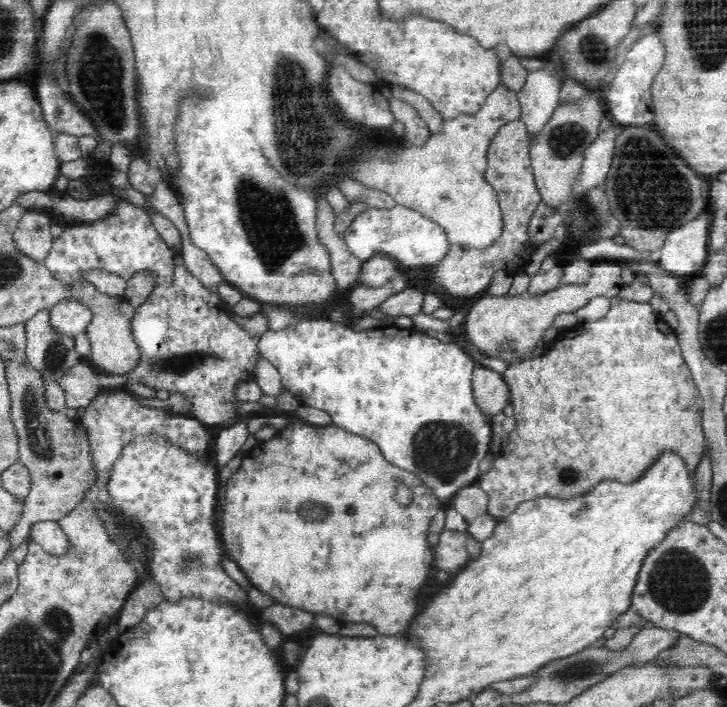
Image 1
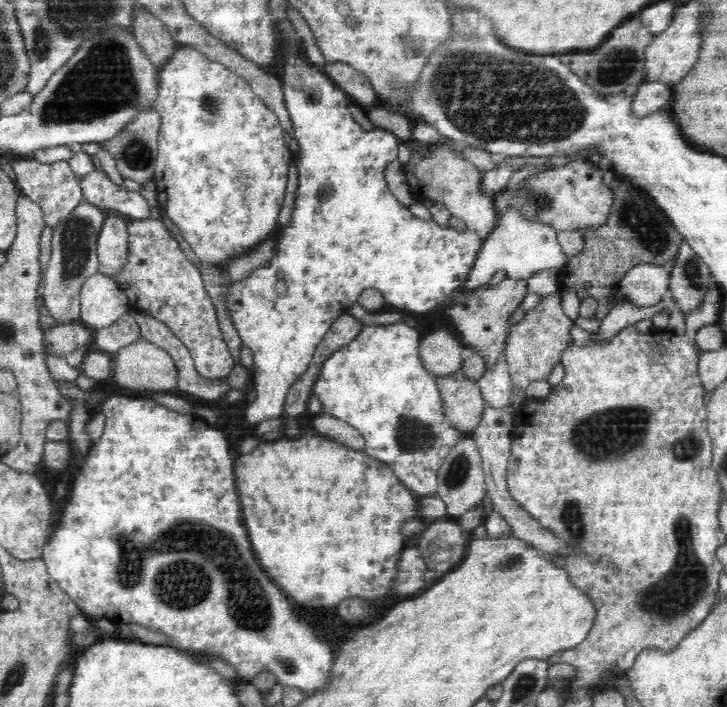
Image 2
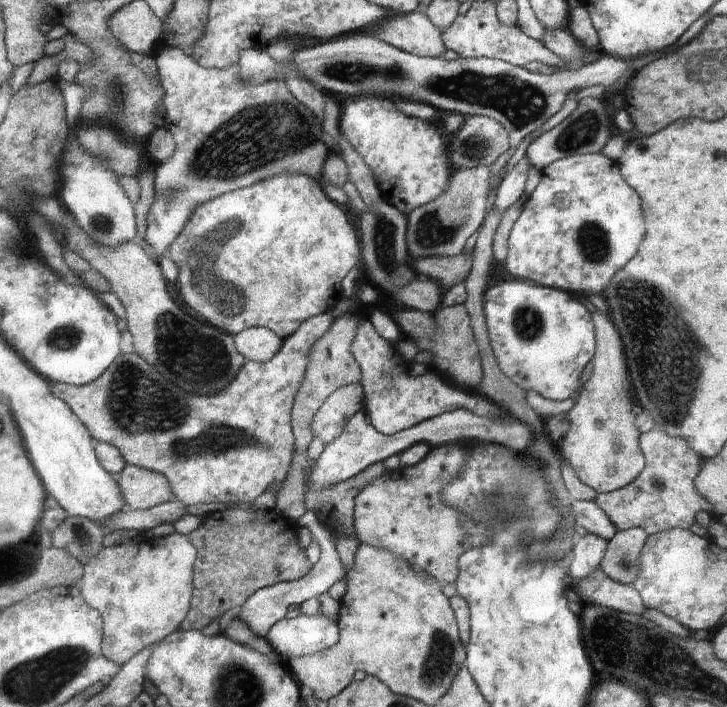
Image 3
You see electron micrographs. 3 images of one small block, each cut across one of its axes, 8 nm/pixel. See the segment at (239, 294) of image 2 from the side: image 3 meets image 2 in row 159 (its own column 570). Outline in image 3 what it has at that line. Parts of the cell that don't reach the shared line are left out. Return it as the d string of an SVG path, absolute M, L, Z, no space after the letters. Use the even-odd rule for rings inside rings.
M523 279L504 280L484 292L484 318L496 362L525 391L566 400L580 386L580 374L594 356L594 320L588 310L560 289L528 284Z

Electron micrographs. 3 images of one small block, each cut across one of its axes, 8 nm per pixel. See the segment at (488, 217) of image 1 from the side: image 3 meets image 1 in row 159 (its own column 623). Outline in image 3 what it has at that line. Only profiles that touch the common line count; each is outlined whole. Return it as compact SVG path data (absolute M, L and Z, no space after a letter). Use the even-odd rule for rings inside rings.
M594 312L594 321L597 322L597 355L592 363L592 374L578 394L577 402L567 412L569 430L557 450L580 482L596 493L609 493L632 483L646 462L638 448L638 428L634 428L630 402L631 376L628 376L622 342L614 324L604 314Z

